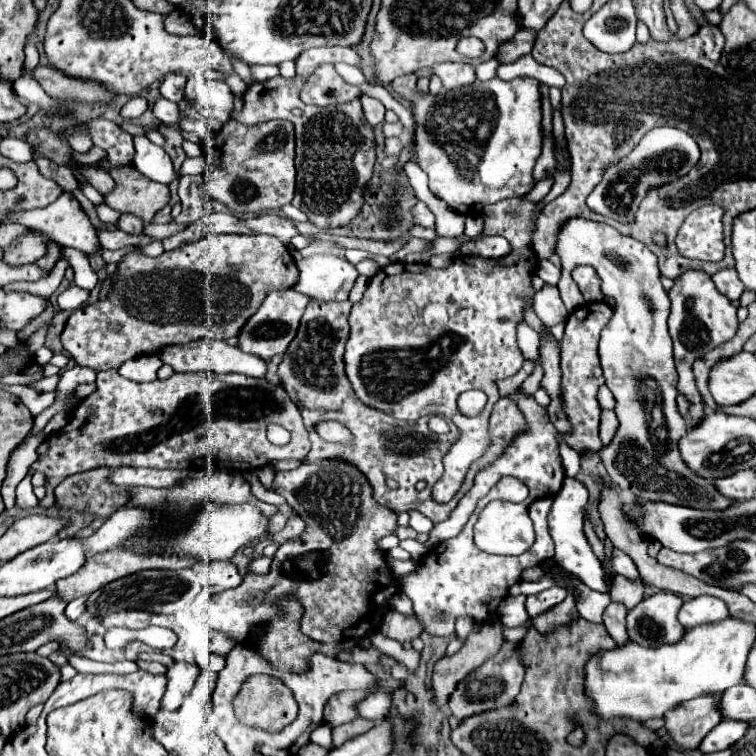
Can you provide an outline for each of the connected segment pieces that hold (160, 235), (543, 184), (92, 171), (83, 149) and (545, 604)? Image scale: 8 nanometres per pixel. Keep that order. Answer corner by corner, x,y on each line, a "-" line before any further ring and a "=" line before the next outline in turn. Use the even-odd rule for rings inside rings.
173,221
166,224
147,223
144,225
143,232
154,239
161,240
170,237
185,228
186,226
177,224
=
547,177
547,179
541,179
537,185
535,185
535,189
527,195
527,199
543,199
549,191
551,191
551,187
553,187
553,177
=
79,167
81,169
81,173
83,173
83,177
99,191
99,193
109,193
113,187
115,187
115,183
113,183
113,179
111,179
111,175
107,173
107,171
103,171
103,169
97,169
97,167
=
77,129
71,135
65,135
65,141
71,145
73,151
79,151
79,153
87,153
93,147
91,137
89,137
89,133
85,129
=
549,587
537,595
529,595
525,601
525,607
529,617
537,617
543,611
549,611
551,607
559,605
565,597
567,597
567,591
563,587

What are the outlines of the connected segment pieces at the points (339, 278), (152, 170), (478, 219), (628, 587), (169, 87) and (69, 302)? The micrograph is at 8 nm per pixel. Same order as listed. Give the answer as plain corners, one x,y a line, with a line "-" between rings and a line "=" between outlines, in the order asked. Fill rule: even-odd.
313,255
301,259
297,267
299,281
295,291
303,291
311,299
321,301
345,301
359,277
355,265
335,255
=
135,137
133,165
151,181
157,181
163,185
169,185
177,179
177,173
165,149
153,145
147,137
=
471,216
466,217
464,234
473,238
480,234
483,229
484,221
481,216
=
617,575
613,585
611,585
611,601
613,603
621,603
627,607
627,611
631,611
635,605
639,605
643,601
643,581
641,579
627,579
623,575
=
171,73
167,77
163,77
163,83
161,83
161,95
169,101
181,101
183,99
183,93
185,93
185,75
179,75
179,73
=
71,287
71,289
67,289
67,291
63,291
61,295
59,295
59,309
77,309
77,307
81,307
85,301
87,301
87,297
89,297
89,293
85,291
85,289
79,289
79,287

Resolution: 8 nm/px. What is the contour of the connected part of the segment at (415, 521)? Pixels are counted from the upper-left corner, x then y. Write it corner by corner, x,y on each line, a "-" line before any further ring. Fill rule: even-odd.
409,511
409,515
411,515
411,527
413,527
417,533
431,533
433,521
429,521
425,515
415,513
415,511

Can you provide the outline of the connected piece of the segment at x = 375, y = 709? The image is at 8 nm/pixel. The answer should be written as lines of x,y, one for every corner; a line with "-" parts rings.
379,693
369,695
365,701
359,703
359,717
371,721
383,721
391,711
391,697
379,697

